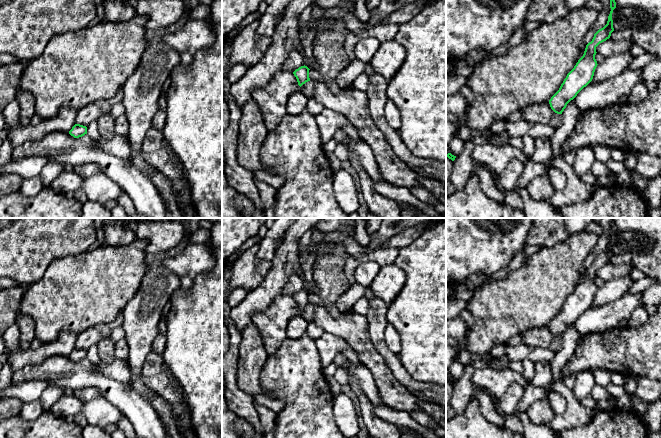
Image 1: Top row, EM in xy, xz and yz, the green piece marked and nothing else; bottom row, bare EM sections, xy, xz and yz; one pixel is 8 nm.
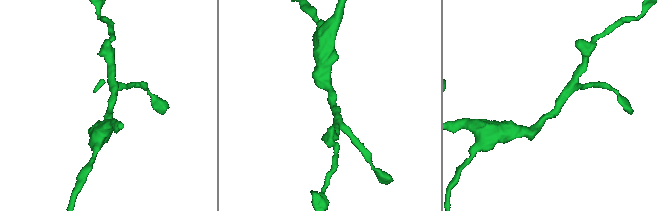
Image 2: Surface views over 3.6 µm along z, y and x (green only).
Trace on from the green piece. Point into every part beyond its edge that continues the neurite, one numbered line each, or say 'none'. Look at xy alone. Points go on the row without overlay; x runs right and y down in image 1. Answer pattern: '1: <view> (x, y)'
none

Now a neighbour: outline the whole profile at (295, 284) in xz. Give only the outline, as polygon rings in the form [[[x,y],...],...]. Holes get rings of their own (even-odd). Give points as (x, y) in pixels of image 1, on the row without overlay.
[[[293,274],[289,277],[287,284],[283,287],[283,294],[294,296],[304,289],[303,280],[298,274]]]

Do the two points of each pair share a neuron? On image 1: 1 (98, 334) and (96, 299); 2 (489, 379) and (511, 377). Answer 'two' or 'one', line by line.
1: two
2: one

